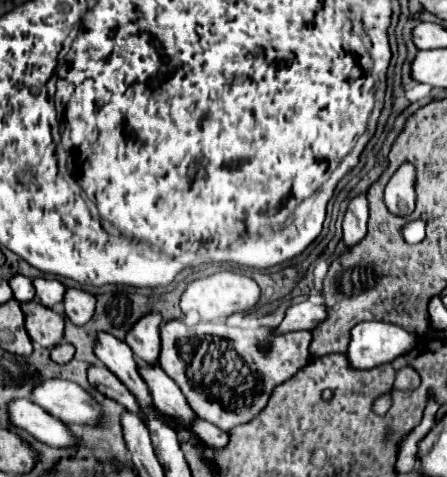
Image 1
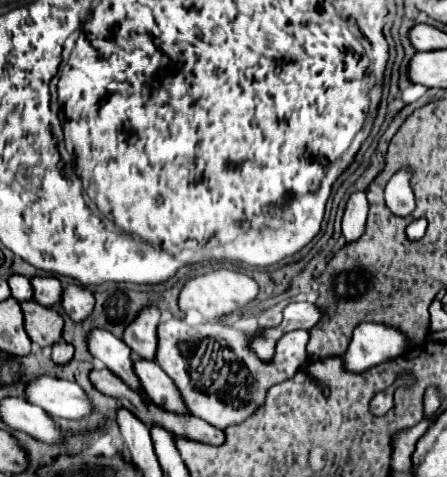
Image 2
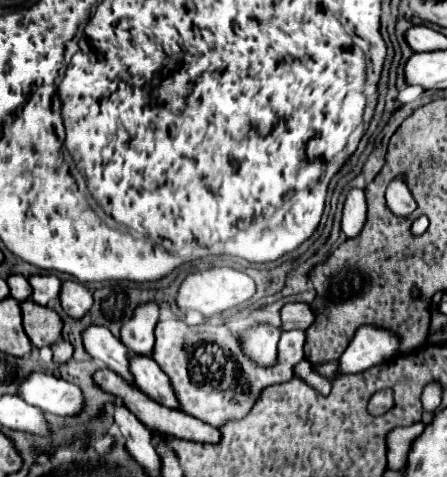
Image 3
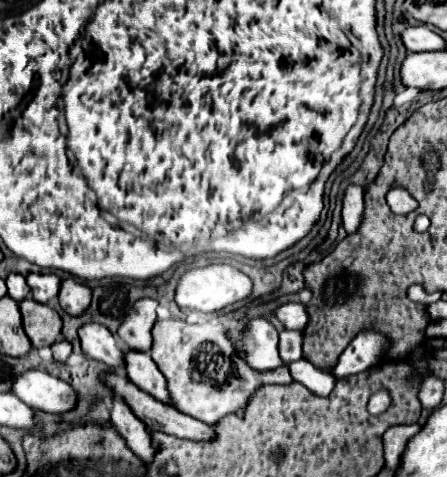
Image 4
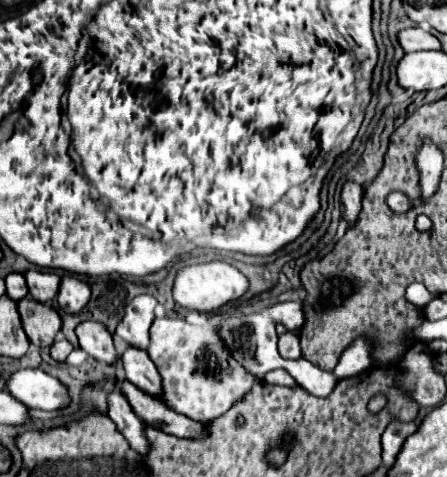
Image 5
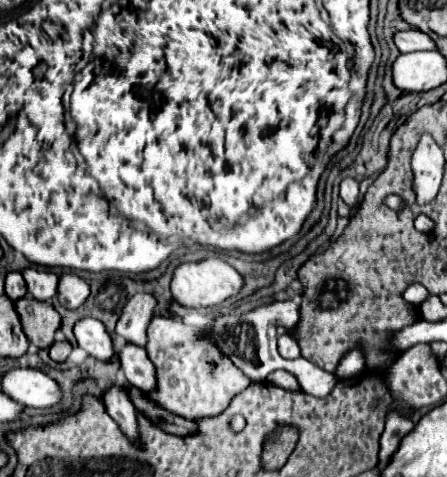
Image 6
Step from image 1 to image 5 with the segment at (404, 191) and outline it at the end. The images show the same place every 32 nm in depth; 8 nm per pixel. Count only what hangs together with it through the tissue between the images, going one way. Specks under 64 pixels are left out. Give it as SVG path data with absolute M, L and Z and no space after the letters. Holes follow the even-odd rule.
M394 192L394 194L390 194L388 198L386 198L386 204L394 210L394 212L406 212L408 208L410 208L410 200L402 194L402 192Z

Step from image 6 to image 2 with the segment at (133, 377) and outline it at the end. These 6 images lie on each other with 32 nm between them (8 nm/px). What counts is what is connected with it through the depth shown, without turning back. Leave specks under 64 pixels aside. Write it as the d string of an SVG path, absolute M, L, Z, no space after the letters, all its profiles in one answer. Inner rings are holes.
M136 360L134 370L136 370L136 378L140 380L144 394L156 406L170 410L170 412L178 412L178 414L188 414L188 410L180 398L180 392L176 390L176 386L168 378L168 374L164 370L160 370L160 366L154 360Z

